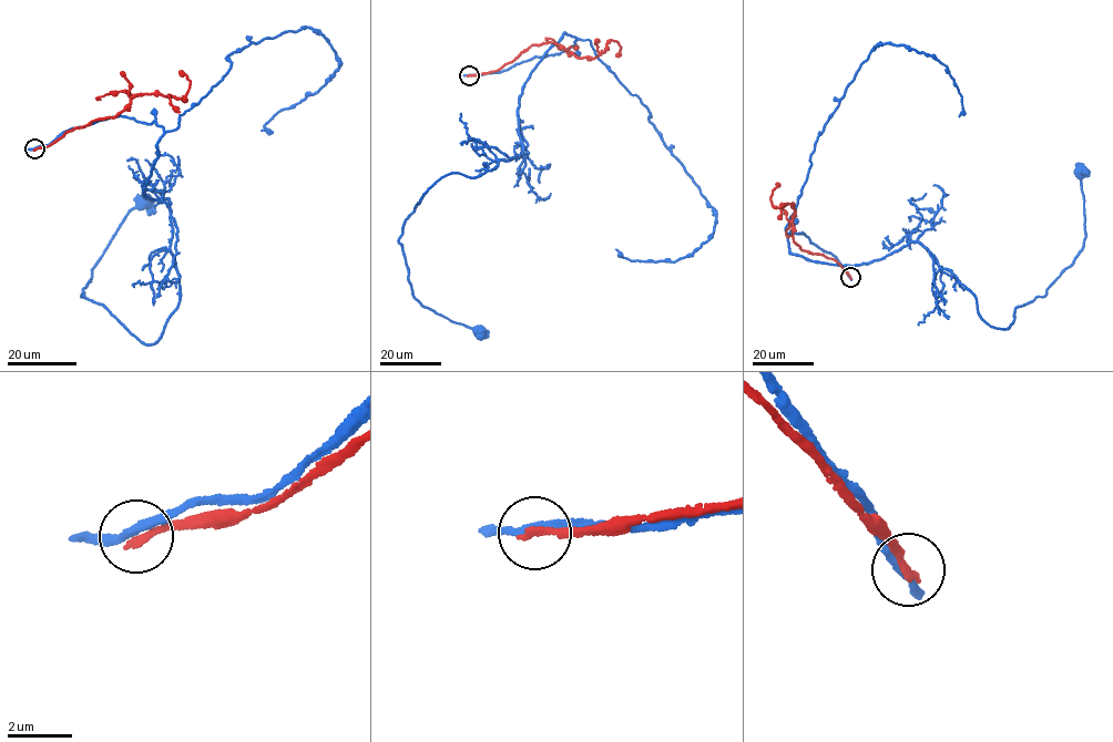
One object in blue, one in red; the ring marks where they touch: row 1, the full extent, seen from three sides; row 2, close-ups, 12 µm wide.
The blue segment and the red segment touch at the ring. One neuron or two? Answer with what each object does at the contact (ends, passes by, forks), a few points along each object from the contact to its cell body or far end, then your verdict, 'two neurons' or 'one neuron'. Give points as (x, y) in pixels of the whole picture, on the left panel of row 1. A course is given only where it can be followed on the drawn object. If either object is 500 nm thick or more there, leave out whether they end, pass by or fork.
blue passes by; red ends there; blue runs (34, 148), (109, 117), (162, 127), (143, 193), (169, 207), (181, 295), (151, 344), (81, 296), (142, 203); red runs (34, 148), (49, 145), (70, 130), (115, 115), (141, 94), (156, 92), (184, 101), (190, 81), (179, 72); two neurons

